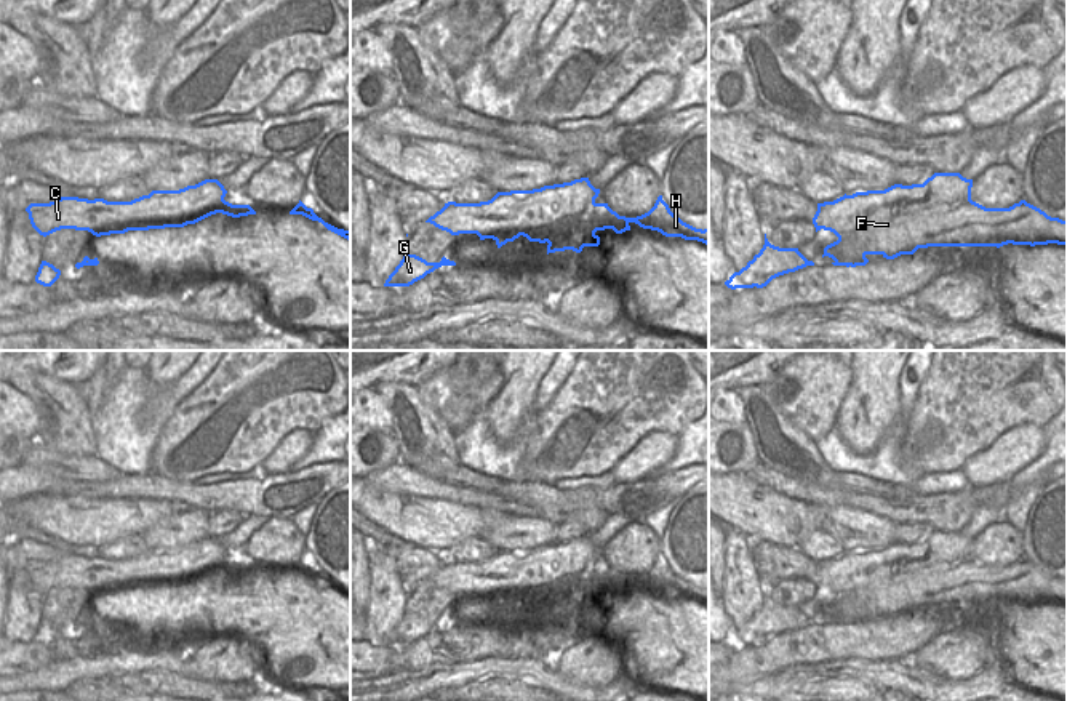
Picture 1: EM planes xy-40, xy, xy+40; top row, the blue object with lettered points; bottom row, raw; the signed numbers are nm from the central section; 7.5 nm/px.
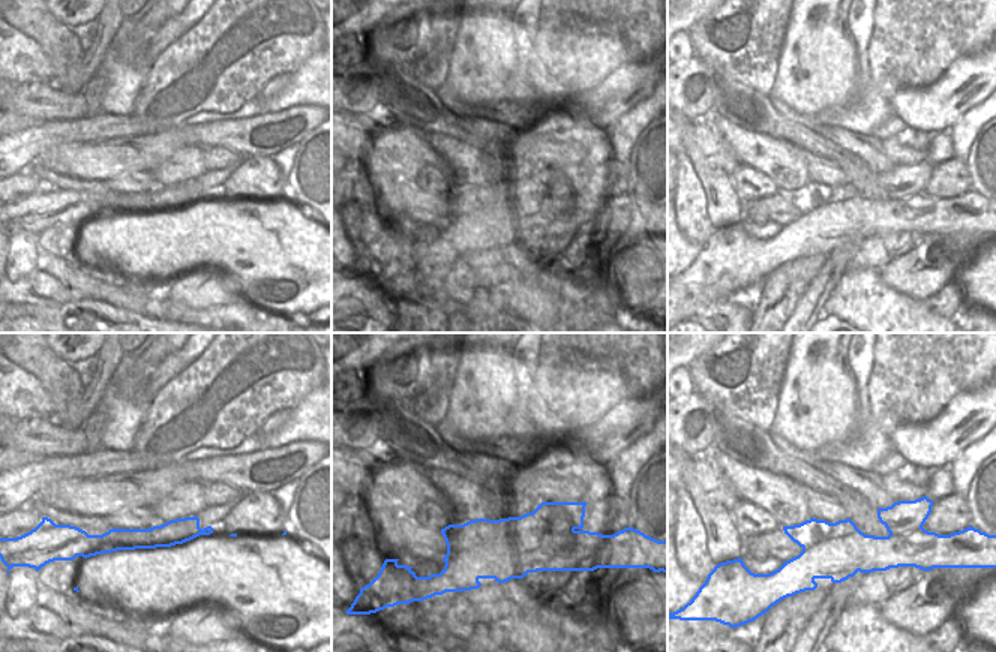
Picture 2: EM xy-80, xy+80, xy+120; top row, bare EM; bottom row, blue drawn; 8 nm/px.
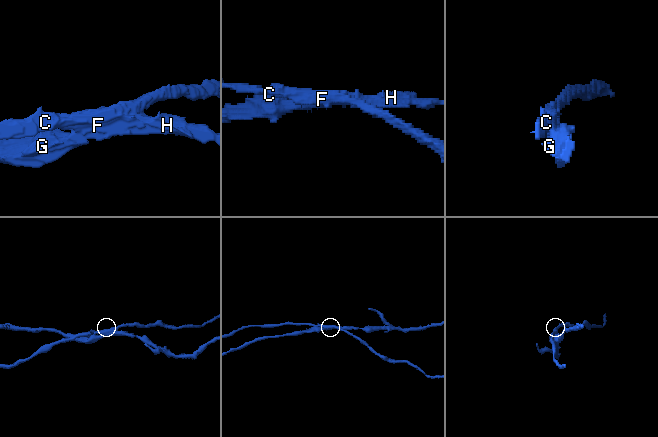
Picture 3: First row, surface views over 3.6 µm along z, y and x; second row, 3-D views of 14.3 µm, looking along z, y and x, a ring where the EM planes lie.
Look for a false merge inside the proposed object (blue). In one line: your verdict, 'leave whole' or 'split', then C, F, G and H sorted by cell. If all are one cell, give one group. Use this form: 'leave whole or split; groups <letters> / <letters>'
split; groups C / F G H

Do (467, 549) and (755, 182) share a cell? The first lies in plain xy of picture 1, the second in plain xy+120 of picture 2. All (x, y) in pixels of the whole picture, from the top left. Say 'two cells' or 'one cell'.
one cell

